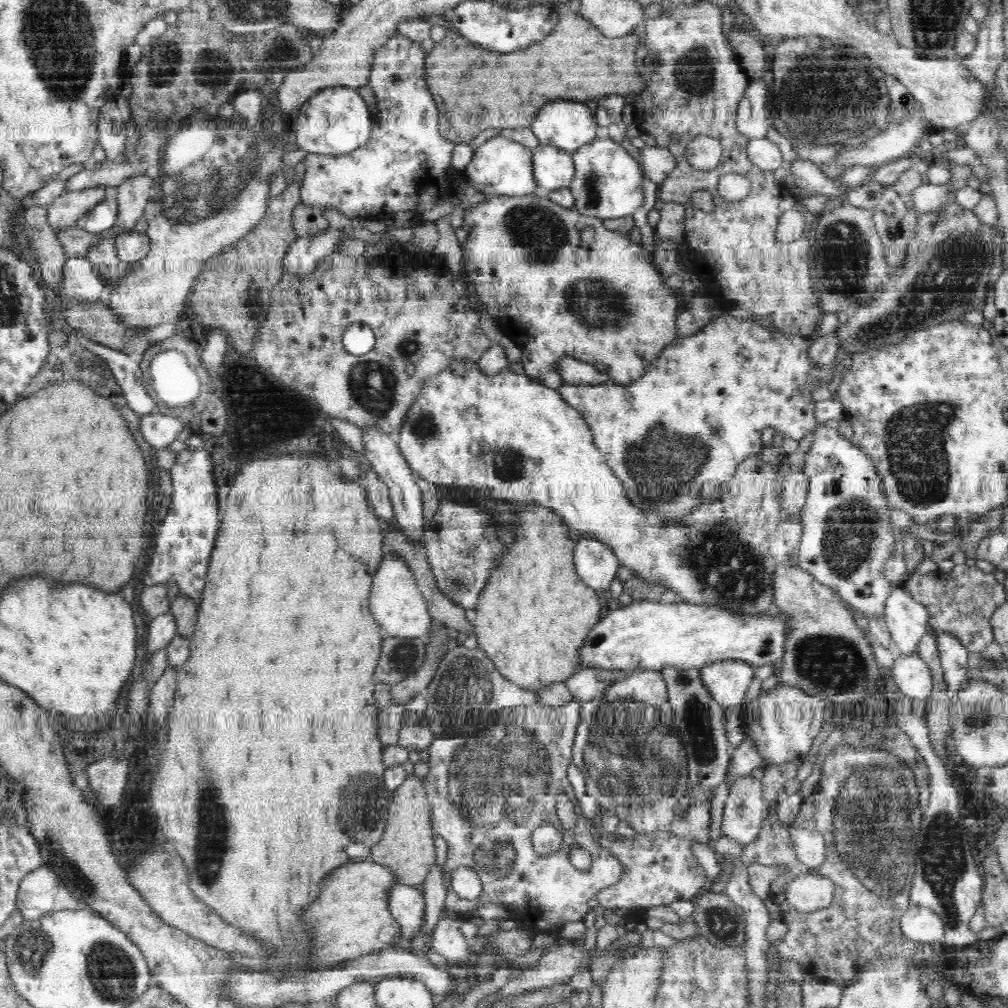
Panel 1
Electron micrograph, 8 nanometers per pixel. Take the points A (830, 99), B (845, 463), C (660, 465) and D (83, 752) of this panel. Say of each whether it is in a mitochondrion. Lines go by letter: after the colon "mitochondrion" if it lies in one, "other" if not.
A: mitochondrion
B: other
C: mitochondrion
D: other

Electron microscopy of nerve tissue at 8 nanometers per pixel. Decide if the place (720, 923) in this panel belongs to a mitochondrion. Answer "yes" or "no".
yes

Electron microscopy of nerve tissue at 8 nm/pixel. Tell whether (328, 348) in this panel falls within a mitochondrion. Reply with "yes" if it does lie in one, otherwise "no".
no

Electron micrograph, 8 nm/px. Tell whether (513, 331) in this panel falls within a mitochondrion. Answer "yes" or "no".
no

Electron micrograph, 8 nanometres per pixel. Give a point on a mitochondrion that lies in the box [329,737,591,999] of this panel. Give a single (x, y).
(364, 804)

